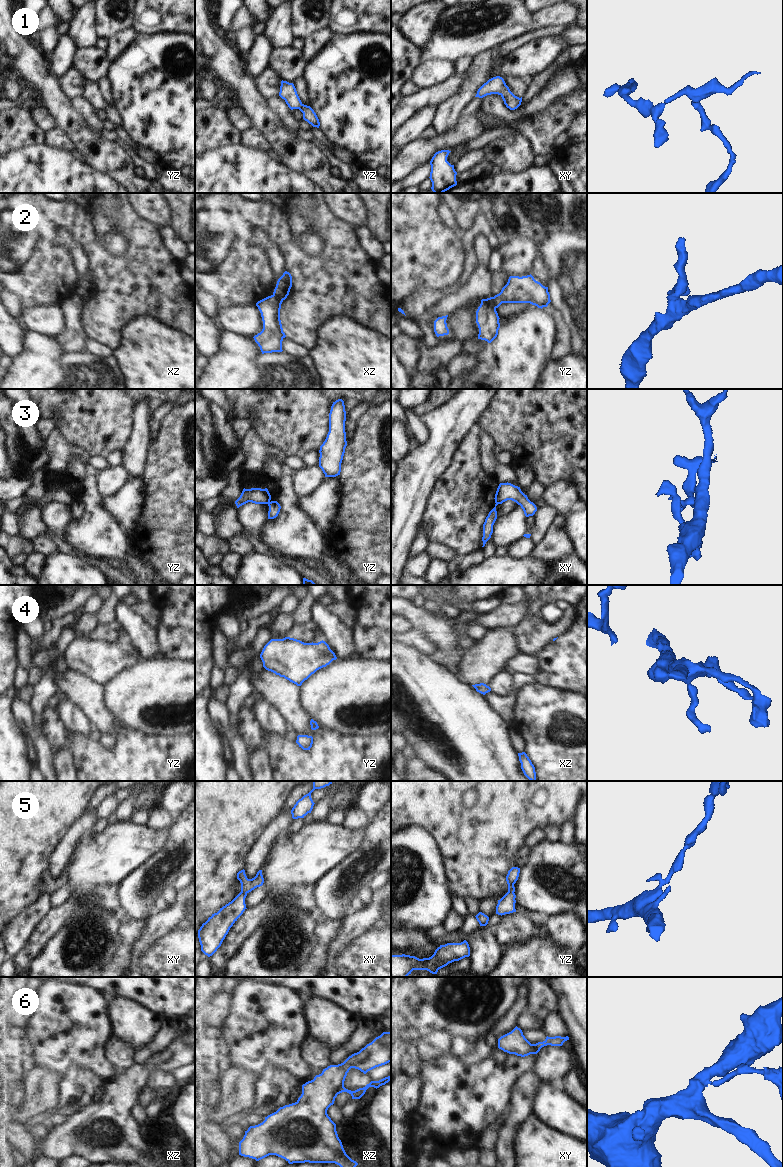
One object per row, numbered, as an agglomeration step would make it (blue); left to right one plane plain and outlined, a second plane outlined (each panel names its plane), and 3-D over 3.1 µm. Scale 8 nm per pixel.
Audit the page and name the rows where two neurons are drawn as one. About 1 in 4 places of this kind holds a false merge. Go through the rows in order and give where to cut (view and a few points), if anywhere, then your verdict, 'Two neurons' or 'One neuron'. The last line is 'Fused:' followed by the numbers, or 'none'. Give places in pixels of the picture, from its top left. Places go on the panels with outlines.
1: No split. One neuron
2: Split along yz (493, 297), (496, 307). Two neurons
3: Split along yz (269, 501), (268, 504). Two neurons
4: No split. One neuron
5: No split. One neuron
6: Split along xz (343, 1085), (337, 1093). Two neurons
Fused: 2, 3, 6.

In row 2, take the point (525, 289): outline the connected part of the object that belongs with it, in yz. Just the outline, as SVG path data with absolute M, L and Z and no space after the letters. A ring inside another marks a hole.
M510 276L501 292L494 296L495 307L502 303L530 303L538 308L547 307L551 302L548 287L527 276Z

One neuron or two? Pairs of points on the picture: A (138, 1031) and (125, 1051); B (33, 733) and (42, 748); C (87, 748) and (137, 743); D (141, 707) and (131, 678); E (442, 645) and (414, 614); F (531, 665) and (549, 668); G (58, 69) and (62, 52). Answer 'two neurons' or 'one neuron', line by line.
A: two neurons
B: one neuron
C: one neuron
D: one neuron
E: one neuron
F: two neurons
G: one neuron

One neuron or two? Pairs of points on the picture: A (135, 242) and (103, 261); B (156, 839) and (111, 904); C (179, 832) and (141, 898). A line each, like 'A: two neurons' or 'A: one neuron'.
A: one neuron
B: two neurons
C: one neuron

